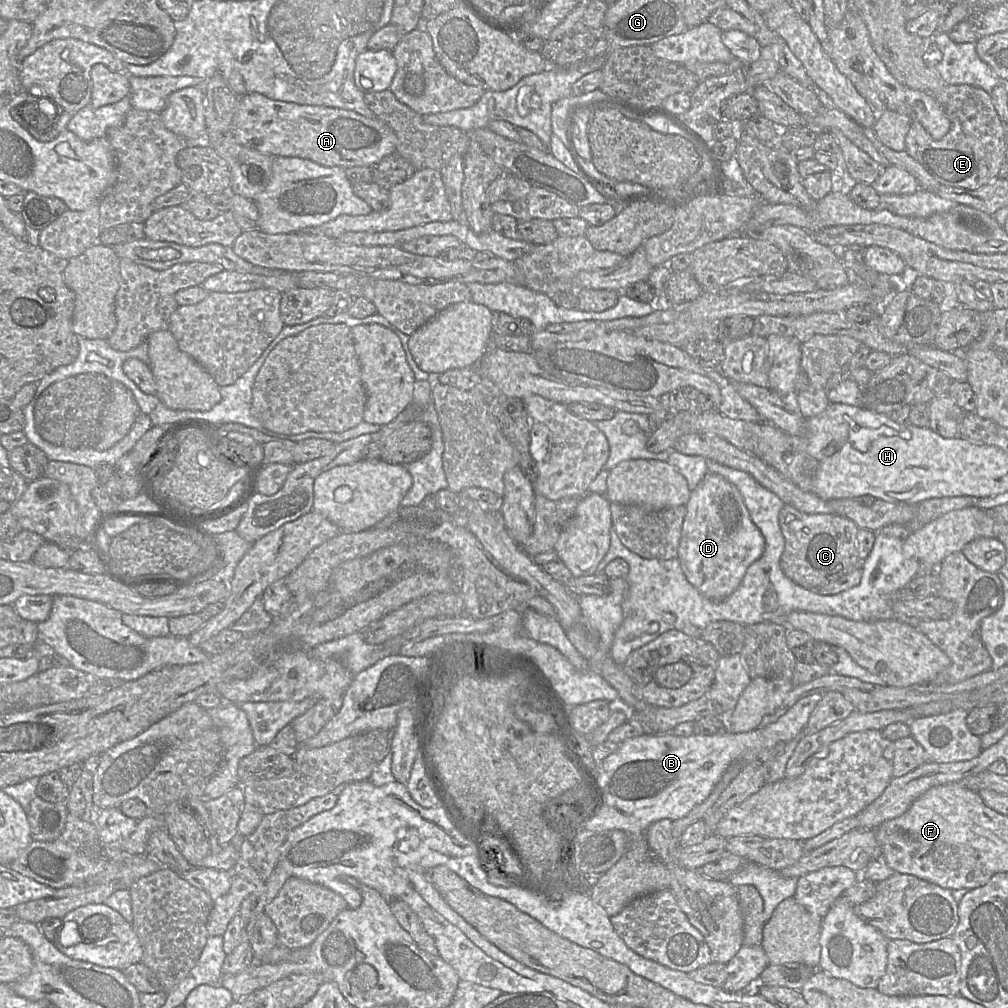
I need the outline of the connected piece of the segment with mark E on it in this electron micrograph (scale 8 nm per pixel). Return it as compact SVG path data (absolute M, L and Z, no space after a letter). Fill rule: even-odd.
M948 84L941 91L931 95L949 118L950 130L942 139L935 140L920 122L913 121L905 139L905 151L923 166L940 185L975 190L997 179L1000 166L1006 159L1007 144L1004 129L992 103L990 93L967 84Z

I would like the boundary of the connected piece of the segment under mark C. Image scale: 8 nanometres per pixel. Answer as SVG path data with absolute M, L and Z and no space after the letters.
M785 504L779 513L779 525L785 547L780 558L784 575L795 584L809 590L835 581L859 566L857 533L859 527L839 514L806 514Z

